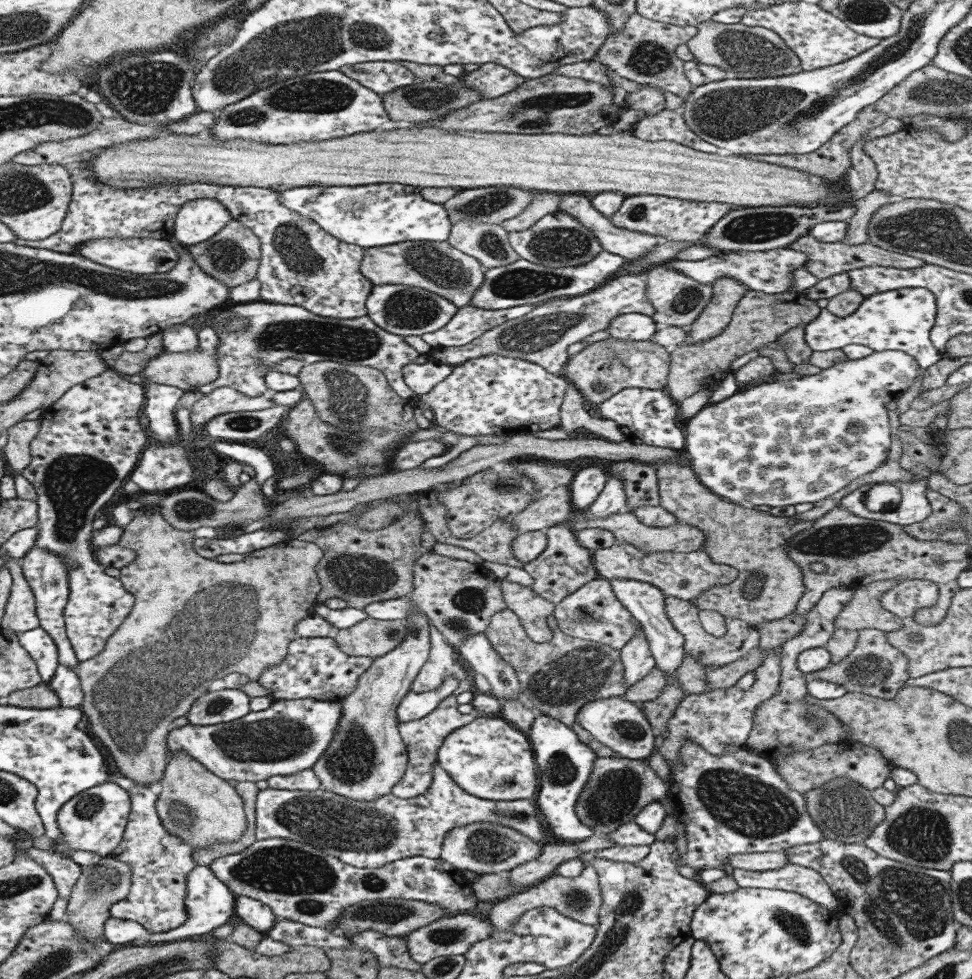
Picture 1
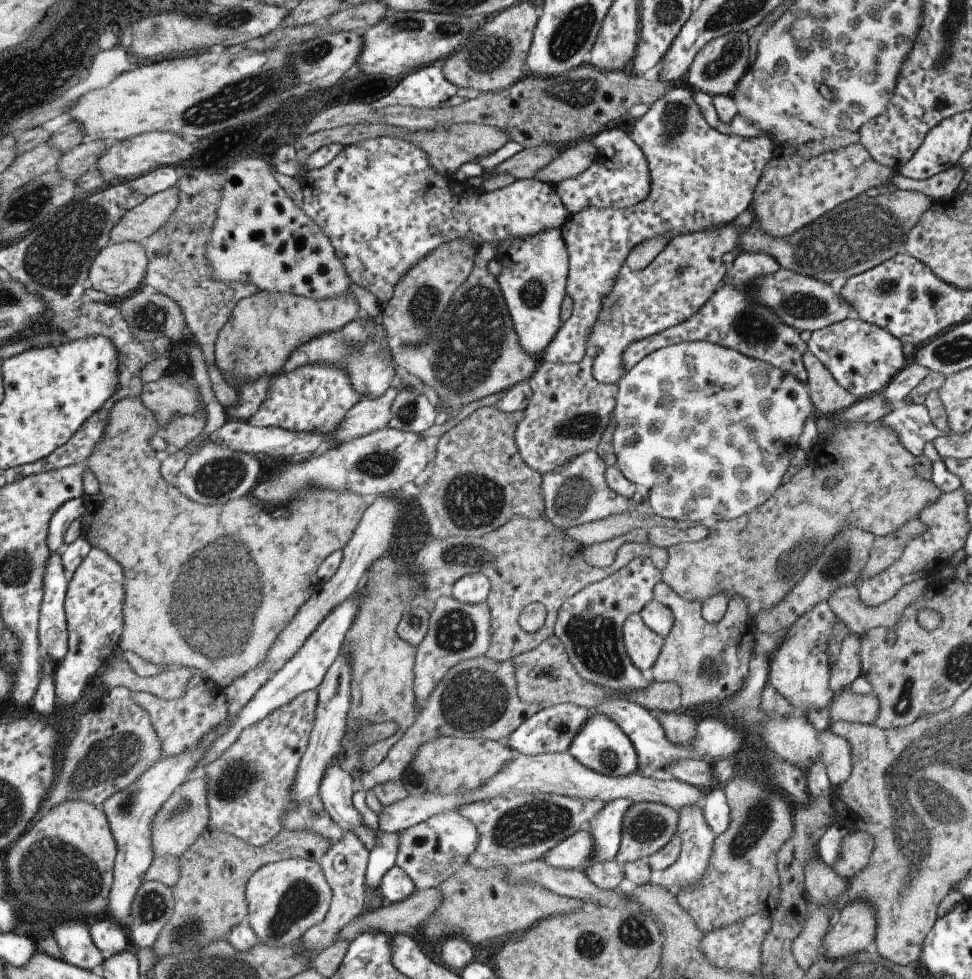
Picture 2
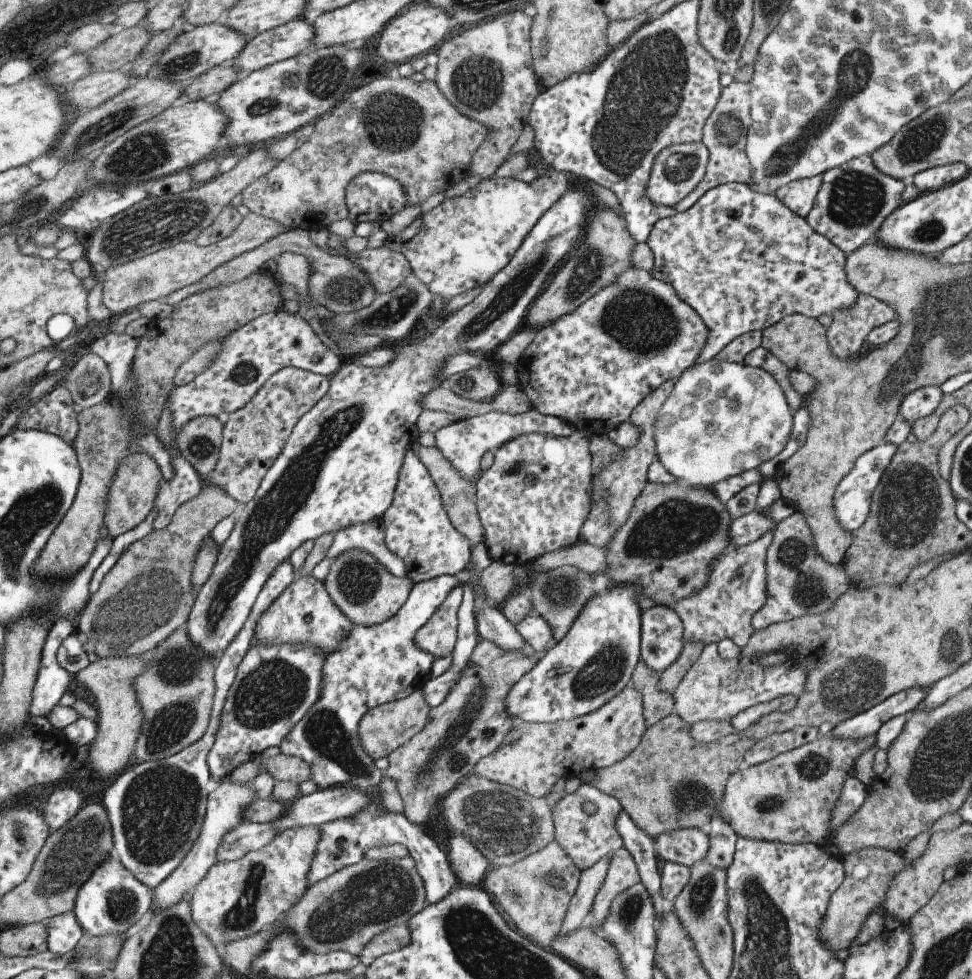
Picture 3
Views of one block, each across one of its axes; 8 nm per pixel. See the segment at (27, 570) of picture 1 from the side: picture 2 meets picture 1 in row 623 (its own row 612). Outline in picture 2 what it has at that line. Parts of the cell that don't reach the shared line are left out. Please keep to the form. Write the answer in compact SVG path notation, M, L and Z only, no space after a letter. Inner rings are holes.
M54 551L43 575L43 602L40 605L38 638L41 651L60 662L68 652L64 604L70 577L63 566L62 553Z

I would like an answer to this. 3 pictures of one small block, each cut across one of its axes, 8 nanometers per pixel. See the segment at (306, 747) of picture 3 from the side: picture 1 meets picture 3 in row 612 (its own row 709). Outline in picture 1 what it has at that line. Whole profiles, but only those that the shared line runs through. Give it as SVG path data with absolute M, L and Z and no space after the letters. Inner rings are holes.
M449 676L442 686L434 691L417 693L410 691L398 703L397 719L398 722L406 722L411 720L418 720L430 714L438 703L451 695L457 686L457 680L453 676Z

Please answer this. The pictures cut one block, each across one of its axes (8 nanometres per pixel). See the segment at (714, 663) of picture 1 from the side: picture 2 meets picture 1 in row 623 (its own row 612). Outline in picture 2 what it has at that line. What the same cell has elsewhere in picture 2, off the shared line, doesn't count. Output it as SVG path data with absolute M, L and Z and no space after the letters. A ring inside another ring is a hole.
M664 580L654 587L653 599L670 608L674 626L664 637L664 648L647 676L658 682L678 684L681 688L680 708L684 713L693 714L702 708L710 710L712 706L722 704L725 698L734 696L748 678L750 642L755 631L746 602L740 596L732 596L724 618L710 624L702 616L702 600L684 600Z

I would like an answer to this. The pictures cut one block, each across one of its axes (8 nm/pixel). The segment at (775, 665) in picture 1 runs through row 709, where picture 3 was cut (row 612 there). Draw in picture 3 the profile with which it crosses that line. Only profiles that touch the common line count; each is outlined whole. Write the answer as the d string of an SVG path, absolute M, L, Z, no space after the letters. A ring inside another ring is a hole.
M772 530L762 534L750 544L739 547L729 547L726 553L718 556L710 566L710 578L700 592L690 594L670 609L682 619L684 625L684 642L700 642L717 644L729 638L740 648L746 646L755 630L752 628L752 616L766 604L766 554L772 542Z

